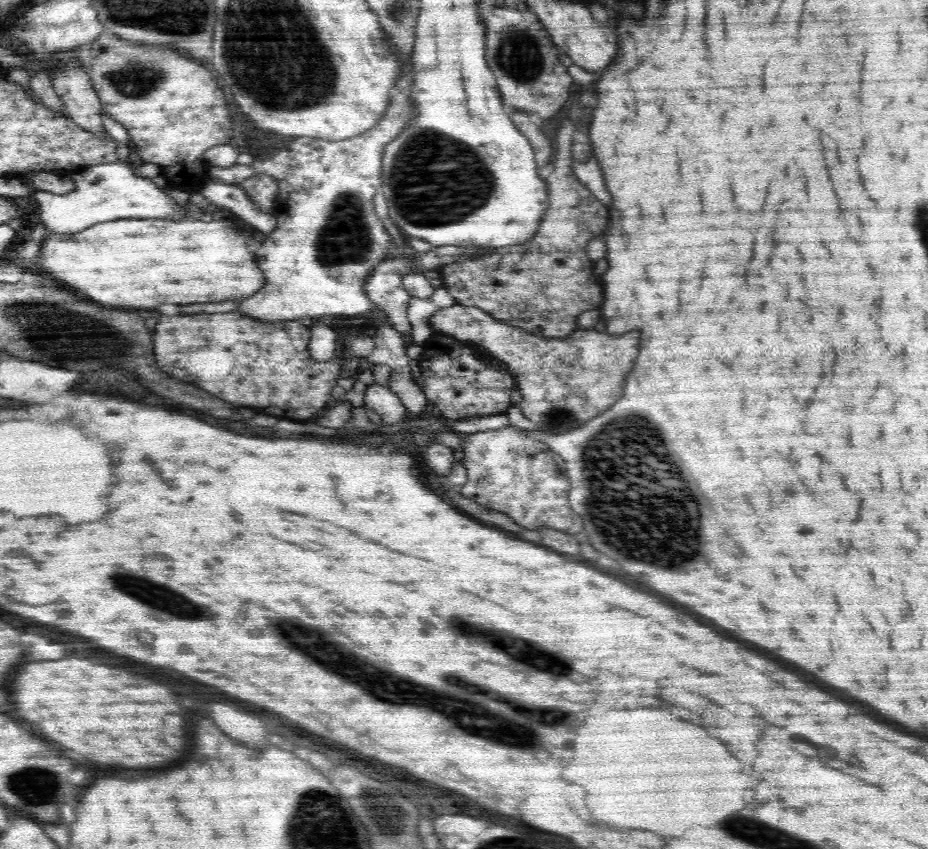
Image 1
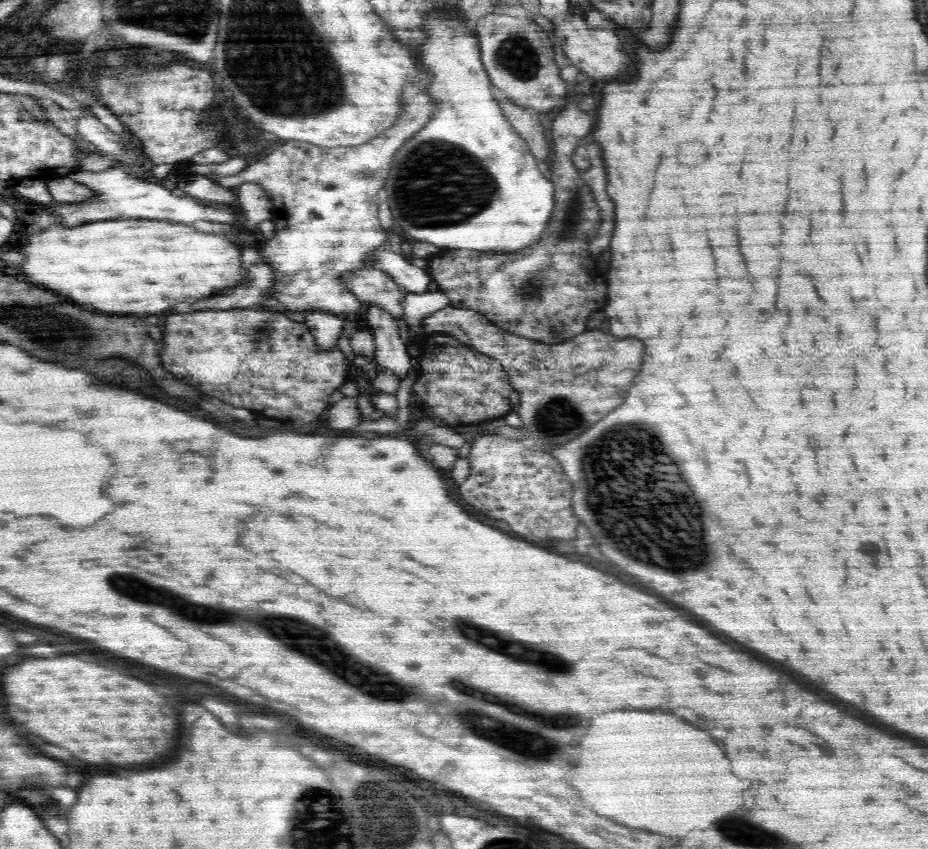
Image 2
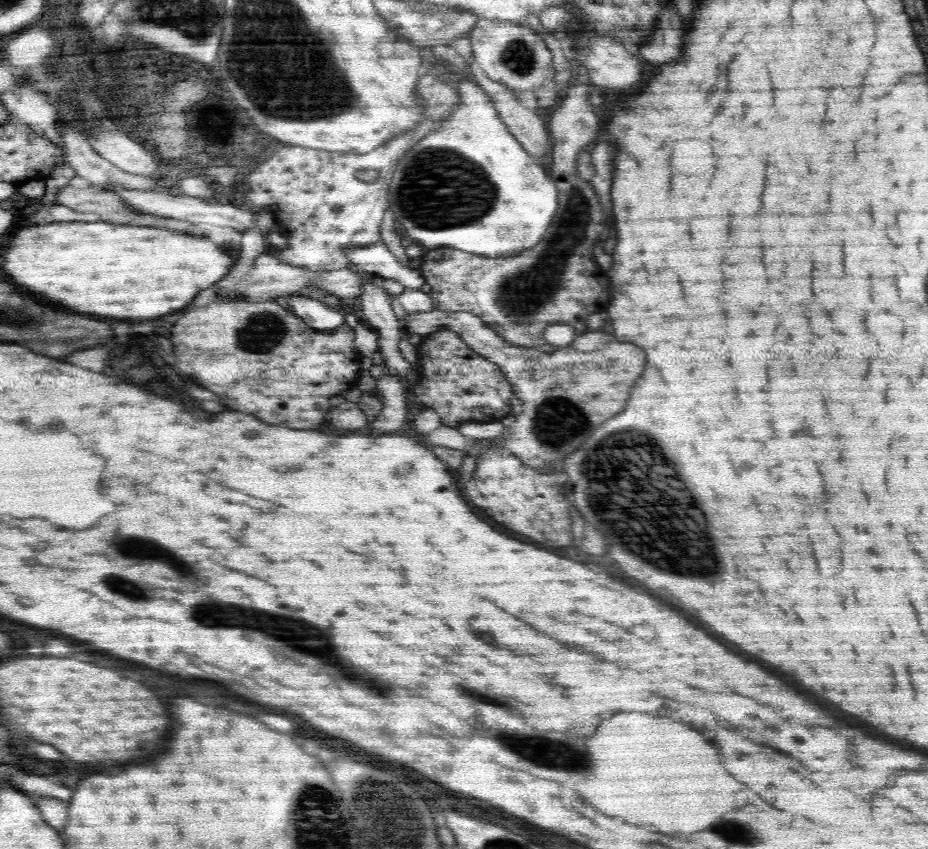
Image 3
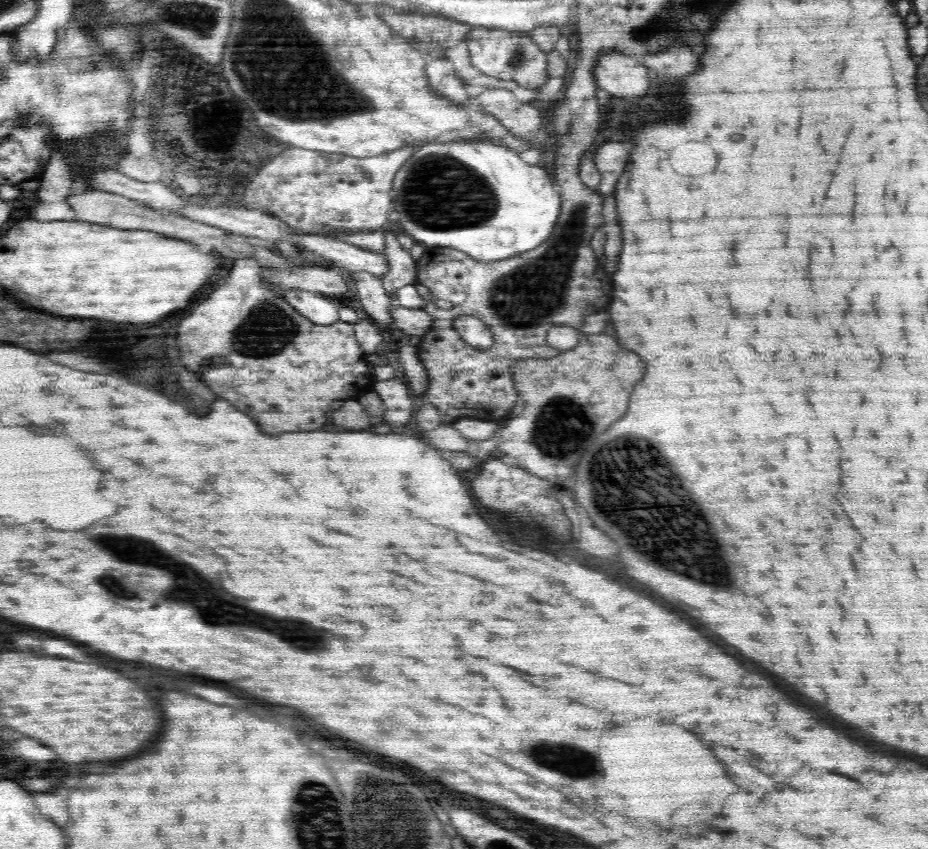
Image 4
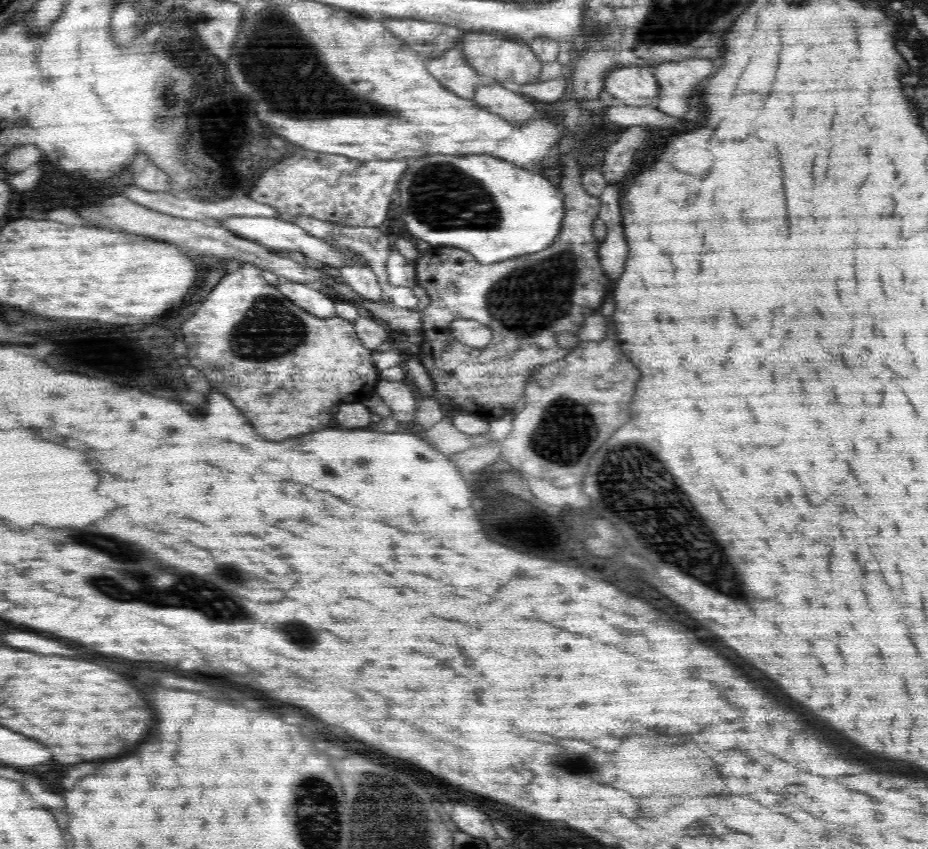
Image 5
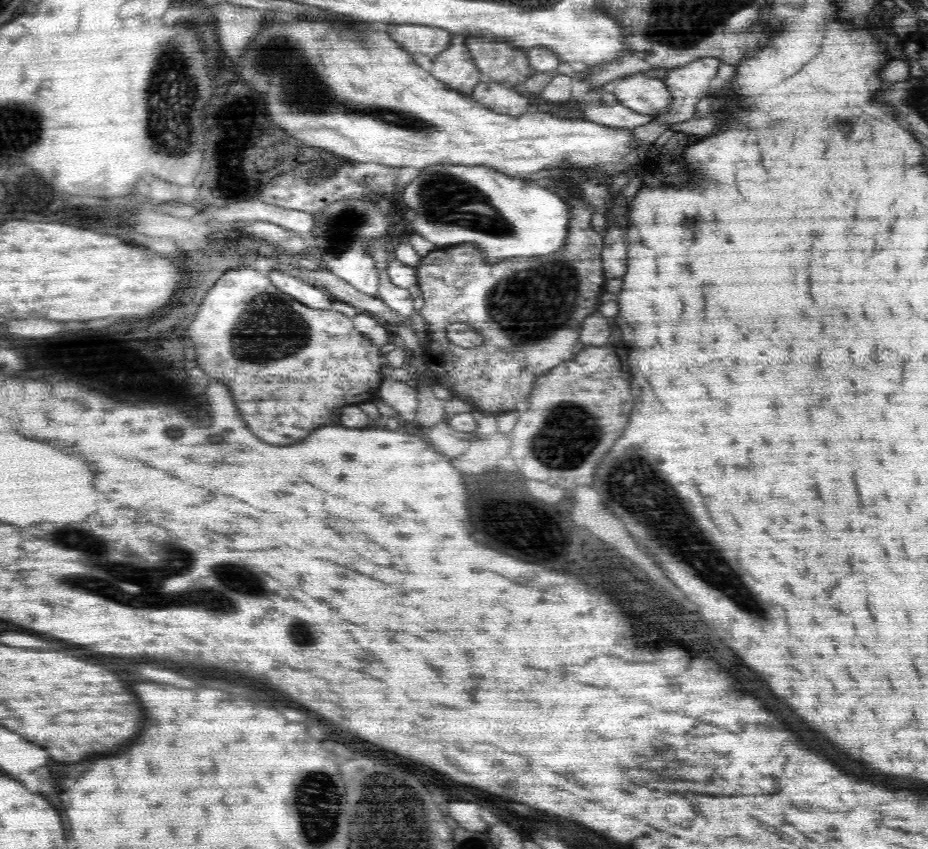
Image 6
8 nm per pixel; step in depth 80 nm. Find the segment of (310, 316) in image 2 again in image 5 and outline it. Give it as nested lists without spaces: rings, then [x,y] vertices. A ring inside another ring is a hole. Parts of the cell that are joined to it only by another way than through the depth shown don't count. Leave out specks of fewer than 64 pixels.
[[[281,279],[277,290],[294,302],[296,307],[302,308],[318,318],[336,316],[336,308],[334,308],[336,302],[332,300],[332,295],[327,292],[324,294],[322,290],[312,289],[304,281],[298,283]]]

